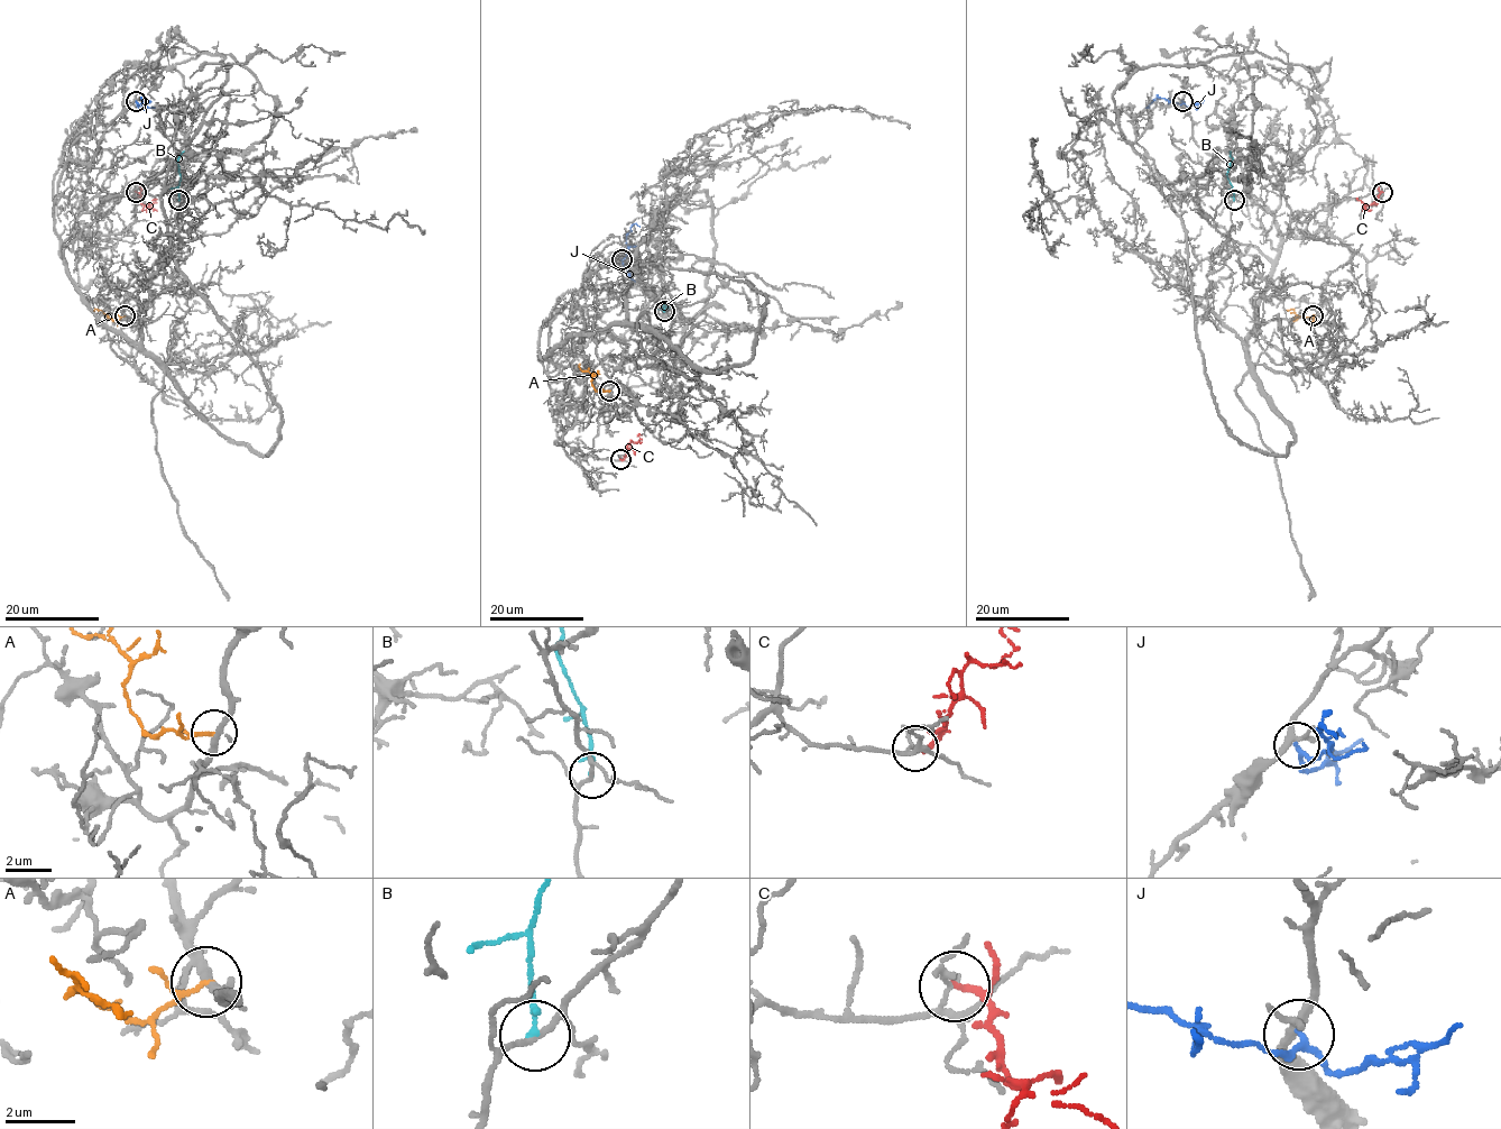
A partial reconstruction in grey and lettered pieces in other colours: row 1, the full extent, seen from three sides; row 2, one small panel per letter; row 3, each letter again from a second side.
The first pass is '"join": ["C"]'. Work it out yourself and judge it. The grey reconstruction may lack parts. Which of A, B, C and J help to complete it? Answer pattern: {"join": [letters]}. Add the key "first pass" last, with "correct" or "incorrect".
{"join": ["J"], "first pass": "incorrect"}

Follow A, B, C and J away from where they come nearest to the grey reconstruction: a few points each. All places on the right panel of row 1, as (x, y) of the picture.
A: (1313, 315), (1313, 321), (1298, 315), (1291, 309), (1286, 310)
B: (1234, 200), (1227, 176), (1232, 157), (1230, 150)
C: (1382, 192), (1365, 207), (1357, 199)
J: (1182, 101), (1179, 103), (1158, 98), (1145, 108), (1149, 108)

